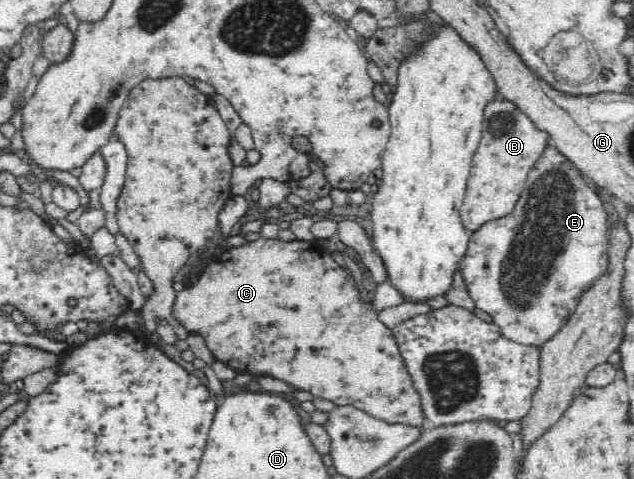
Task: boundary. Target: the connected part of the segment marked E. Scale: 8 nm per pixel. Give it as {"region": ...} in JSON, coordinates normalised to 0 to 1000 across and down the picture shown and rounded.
{"region":[[[869,301],[844,342],[844,355],[838,355],[812,438],[803,451],[773,459],[738,486],[735,524],[721,545],[718,564],[727,574],[748,643],[774,664],[773,674],[789,708],[825,724],[852,727],[882,693],[907,651],[912,622],[920,614],[920,593],[929,603],[935,585],[957,559],[962,489],[956,453],[950,409],[926,388],[905,342]]]}

